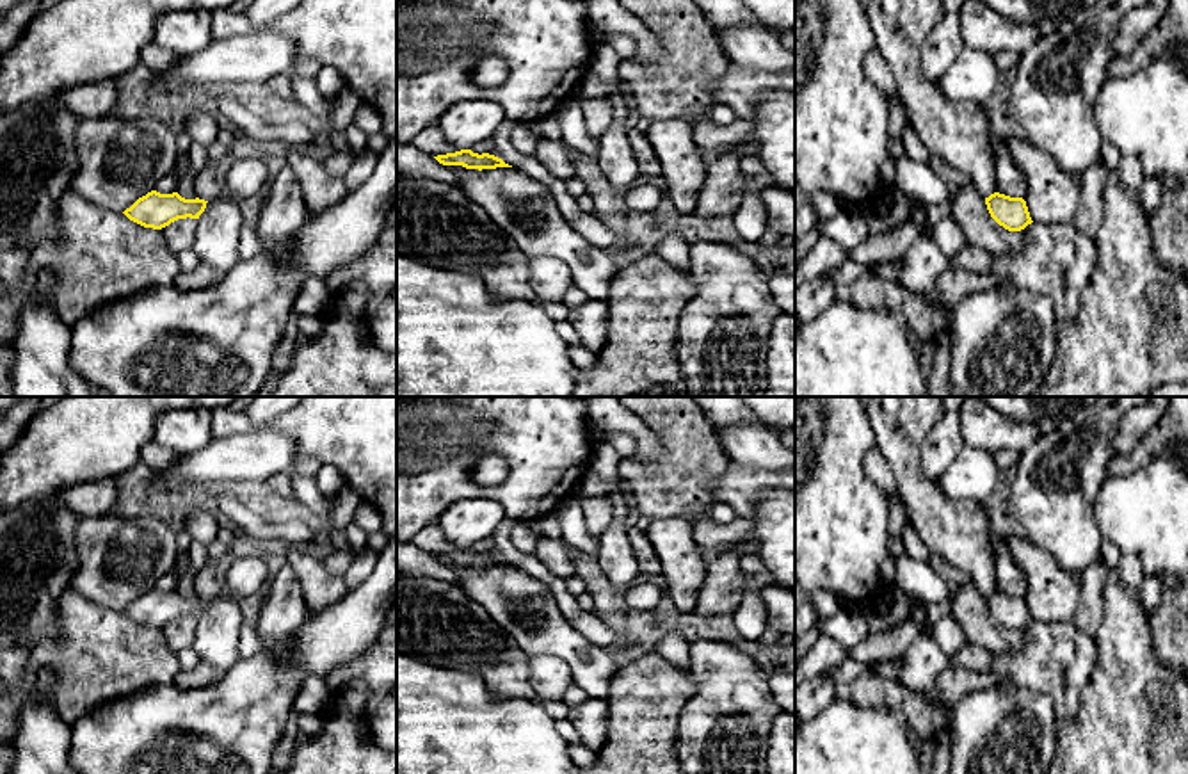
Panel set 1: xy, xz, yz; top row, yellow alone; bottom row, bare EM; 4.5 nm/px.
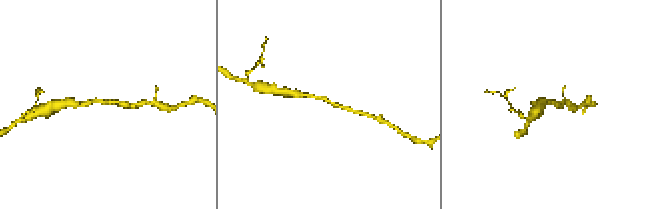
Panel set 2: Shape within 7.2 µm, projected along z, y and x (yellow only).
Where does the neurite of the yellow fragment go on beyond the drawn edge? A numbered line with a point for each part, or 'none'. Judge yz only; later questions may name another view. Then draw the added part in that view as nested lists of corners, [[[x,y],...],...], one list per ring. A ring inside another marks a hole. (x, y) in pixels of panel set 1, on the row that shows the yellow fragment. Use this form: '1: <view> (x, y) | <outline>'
none

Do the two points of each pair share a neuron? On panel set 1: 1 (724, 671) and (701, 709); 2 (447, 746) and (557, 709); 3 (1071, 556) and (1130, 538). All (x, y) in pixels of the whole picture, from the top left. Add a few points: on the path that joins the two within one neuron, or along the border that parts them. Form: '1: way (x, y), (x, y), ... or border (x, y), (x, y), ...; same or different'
1: way (724, 680), (724, 685), (710, 700); same
2: border (534, 700), (555, 717); different
3: border (1096, 497), (1094, 524), (1103, 538); different

